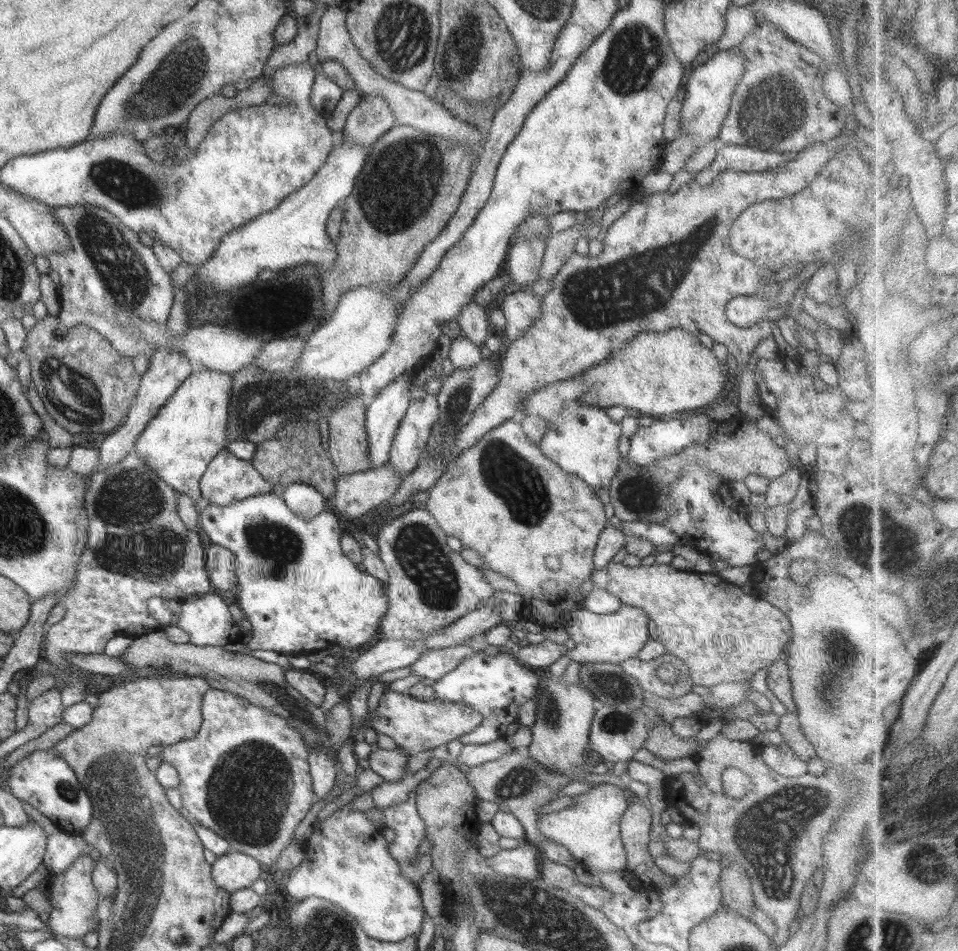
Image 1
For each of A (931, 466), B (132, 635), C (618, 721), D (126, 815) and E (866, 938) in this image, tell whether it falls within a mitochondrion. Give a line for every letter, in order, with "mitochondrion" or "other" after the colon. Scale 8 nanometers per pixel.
A: other
B: other
C: mitochondrion
D: mitochondrion
E: mitochondrion

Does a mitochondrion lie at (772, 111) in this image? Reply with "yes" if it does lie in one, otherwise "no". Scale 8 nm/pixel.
yes

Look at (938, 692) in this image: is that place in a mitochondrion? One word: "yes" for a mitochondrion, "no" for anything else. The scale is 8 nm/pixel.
no

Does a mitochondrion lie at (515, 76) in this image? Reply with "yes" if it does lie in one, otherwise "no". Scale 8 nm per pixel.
no

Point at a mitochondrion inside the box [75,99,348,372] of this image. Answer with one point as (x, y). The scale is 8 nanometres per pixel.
(135, 190)

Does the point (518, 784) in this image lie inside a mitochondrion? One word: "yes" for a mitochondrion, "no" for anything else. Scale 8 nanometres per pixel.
yes

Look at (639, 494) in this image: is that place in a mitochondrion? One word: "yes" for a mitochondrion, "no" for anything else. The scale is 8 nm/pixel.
yes

